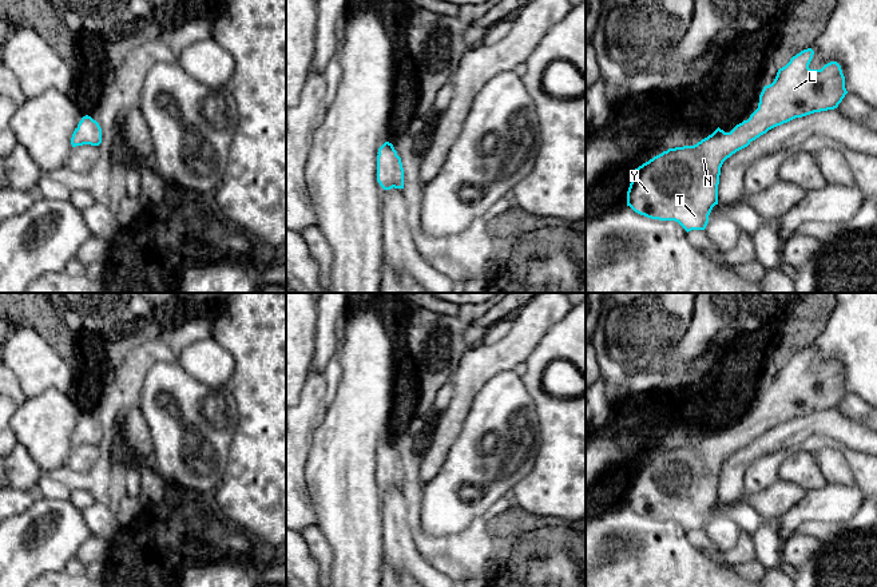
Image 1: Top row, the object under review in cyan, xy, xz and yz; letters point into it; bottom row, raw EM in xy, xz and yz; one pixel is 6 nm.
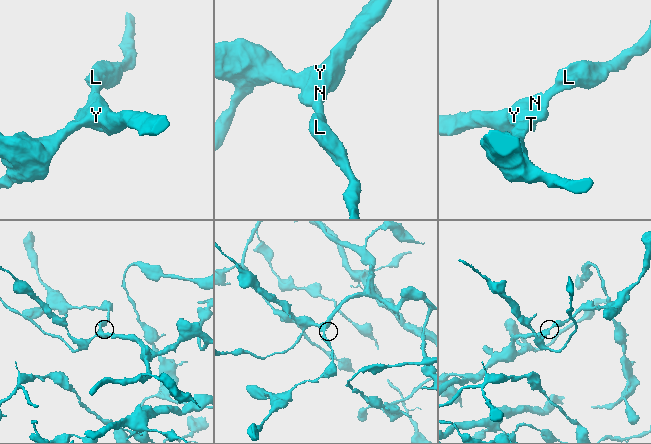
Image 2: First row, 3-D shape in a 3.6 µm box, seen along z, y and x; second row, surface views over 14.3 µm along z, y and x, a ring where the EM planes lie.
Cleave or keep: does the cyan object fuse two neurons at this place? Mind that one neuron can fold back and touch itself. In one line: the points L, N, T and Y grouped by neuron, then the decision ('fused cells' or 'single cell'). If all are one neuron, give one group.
L N T Y; single cell

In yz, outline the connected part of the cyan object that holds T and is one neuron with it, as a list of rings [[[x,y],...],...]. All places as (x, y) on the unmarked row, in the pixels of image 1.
[[[811,348],[803,349],[779,368],[774,381],[763,386],[758,408],[730,432],[718,427],[697,444],[668,448],[635,468],[627,491],[627,505],[651,519],[675,520],[687,532],[705,530],[713,507],[718,504],[721,467],[727,457],[777,425],[795,417],[837,408],[848,393],[841,365],[830,361],[821,369],[810,369],[813,354]]]

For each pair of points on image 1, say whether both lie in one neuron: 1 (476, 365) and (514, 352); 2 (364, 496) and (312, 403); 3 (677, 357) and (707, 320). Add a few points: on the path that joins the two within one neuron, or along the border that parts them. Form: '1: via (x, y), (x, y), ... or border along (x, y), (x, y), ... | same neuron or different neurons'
1: via (485, 360), (504, 355) | same neuron
2: border along (328, 405), (324, 420), (313, 435), (310, 451) | different neurons
3: via (686, 348), (702, 329) | same neuron

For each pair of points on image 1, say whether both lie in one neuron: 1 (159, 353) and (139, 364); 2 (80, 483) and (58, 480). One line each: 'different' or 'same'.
1: same
2: same

